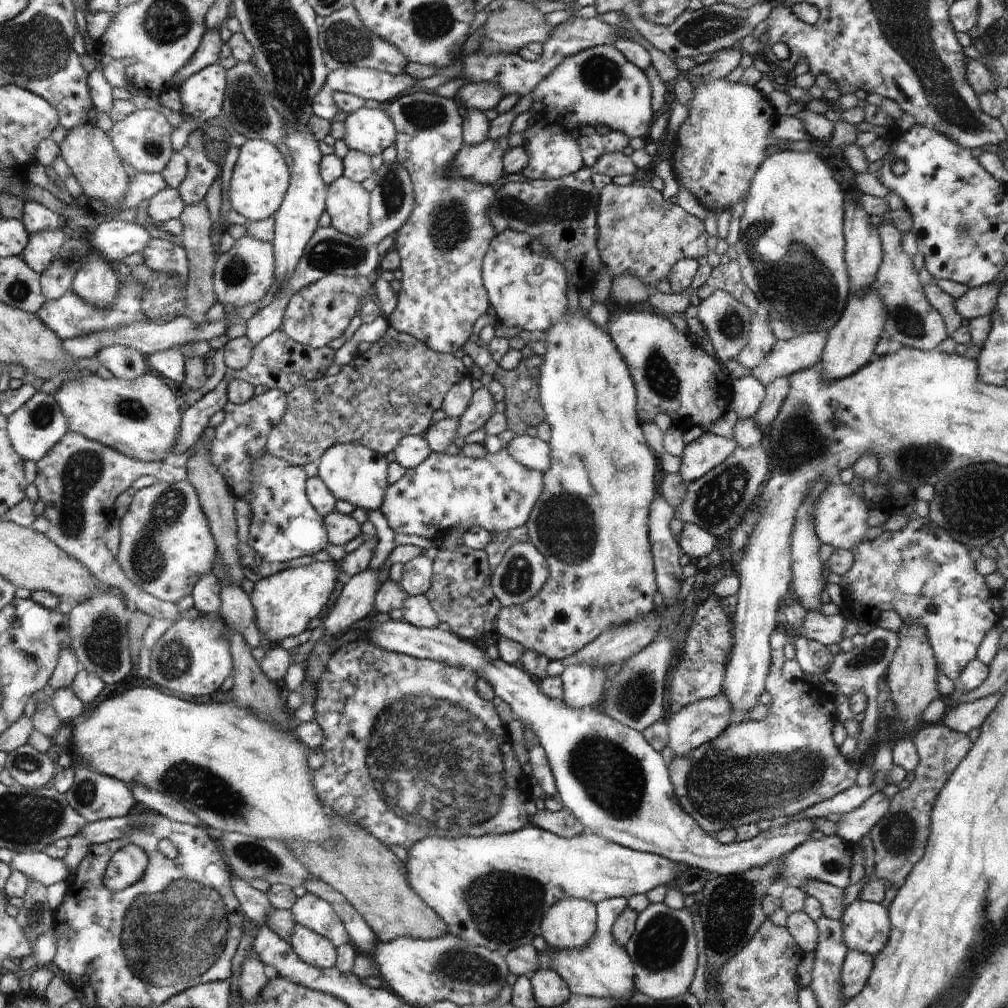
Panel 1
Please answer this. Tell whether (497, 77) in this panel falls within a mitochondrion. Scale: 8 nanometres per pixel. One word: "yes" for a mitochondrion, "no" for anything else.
no

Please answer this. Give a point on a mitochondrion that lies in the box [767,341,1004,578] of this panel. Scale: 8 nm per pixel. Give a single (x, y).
(800, 442)

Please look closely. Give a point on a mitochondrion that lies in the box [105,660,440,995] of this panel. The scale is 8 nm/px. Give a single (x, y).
(176, 931)

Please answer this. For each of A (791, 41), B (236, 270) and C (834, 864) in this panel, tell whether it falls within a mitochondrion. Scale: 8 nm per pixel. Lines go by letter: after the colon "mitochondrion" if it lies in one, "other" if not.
A: other
B: mitochondrion
C: mitochondrion

